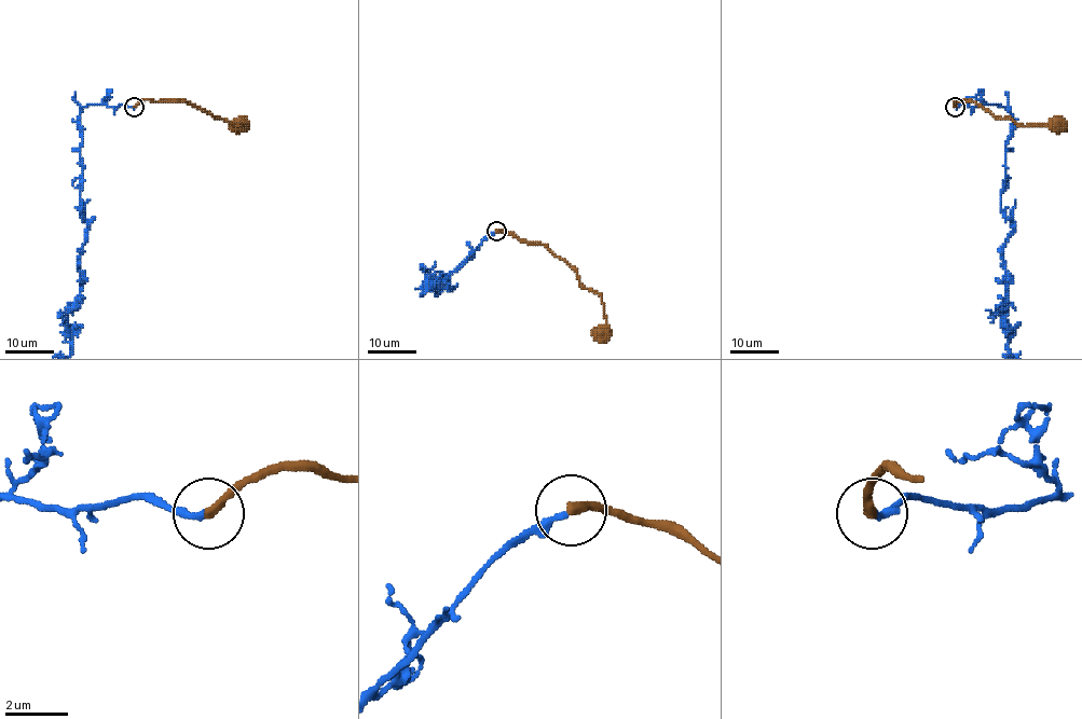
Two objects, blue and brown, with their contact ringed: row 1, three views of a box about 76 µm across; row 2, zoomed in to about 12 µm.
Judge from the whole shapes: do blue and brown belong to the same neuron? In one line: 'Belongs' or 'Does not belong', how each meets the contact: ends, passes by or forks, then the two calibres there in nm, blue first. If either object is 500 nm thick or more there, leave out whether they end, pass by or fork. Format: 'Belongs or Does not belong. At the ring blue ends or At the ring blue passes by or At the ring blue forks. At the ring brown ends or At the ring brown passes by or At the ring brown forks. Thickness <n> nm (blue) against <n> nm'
Does not belong. At the ring blue ends. At the ring brown ends. Thickness 240 nm (blue) against 280 nm

